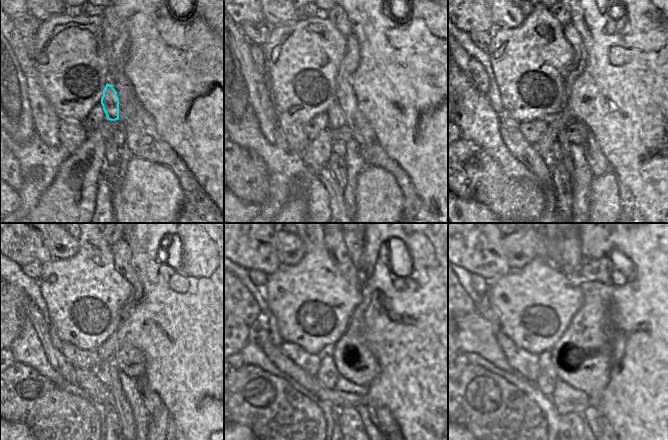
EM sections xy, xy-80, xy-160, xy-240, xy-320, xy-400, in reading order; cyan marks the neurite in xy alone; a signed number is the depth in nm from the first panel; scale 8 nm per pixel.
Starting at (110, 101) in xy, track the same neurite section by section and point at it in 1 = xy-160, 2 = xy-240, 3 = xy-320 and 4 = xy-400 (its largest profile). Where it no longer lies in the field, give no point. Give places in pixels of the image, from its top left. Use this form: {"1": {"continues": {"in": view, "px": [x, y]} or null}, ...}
{"1": {"continues": {"in": "xy-160", "px": [566, 157]}}, "2": {"continues": {"in": "xy-240", "px": [120, 402]}}, "3": {"continues": {"in": "xy-320", "px": [349, 420]}}, "4": {"continues": {"in": "xy-400", "px": [571, 425]}}}

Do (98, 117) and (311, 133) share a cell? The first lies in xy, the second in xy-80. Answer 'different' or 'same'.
same

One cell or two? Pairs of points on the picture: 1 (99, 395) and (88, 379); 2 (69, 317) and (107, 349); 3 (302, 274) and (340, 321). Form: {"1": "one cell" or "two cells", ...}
{"1": "one cell", "2": "two cells", "3": "one cell"}

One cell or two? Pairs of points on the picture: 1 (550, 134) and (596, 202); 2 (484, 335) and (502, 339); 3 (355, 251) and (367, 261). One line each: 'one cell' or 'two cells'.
1: two cells
2: two cells
3: two cells

